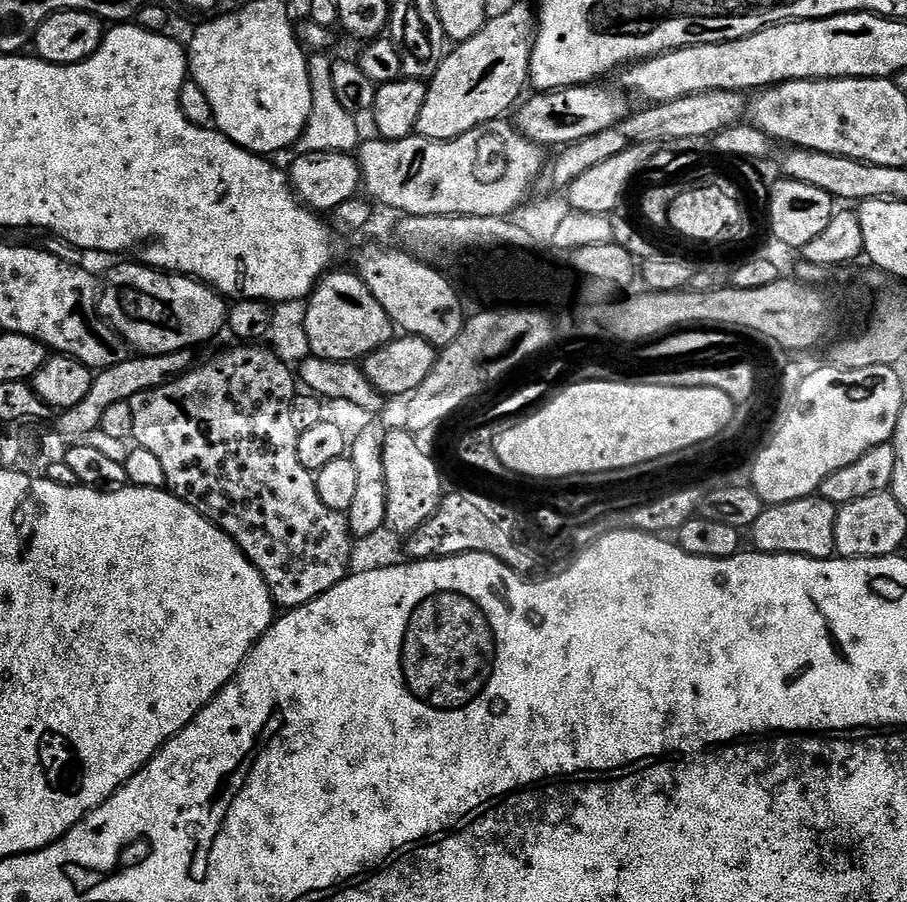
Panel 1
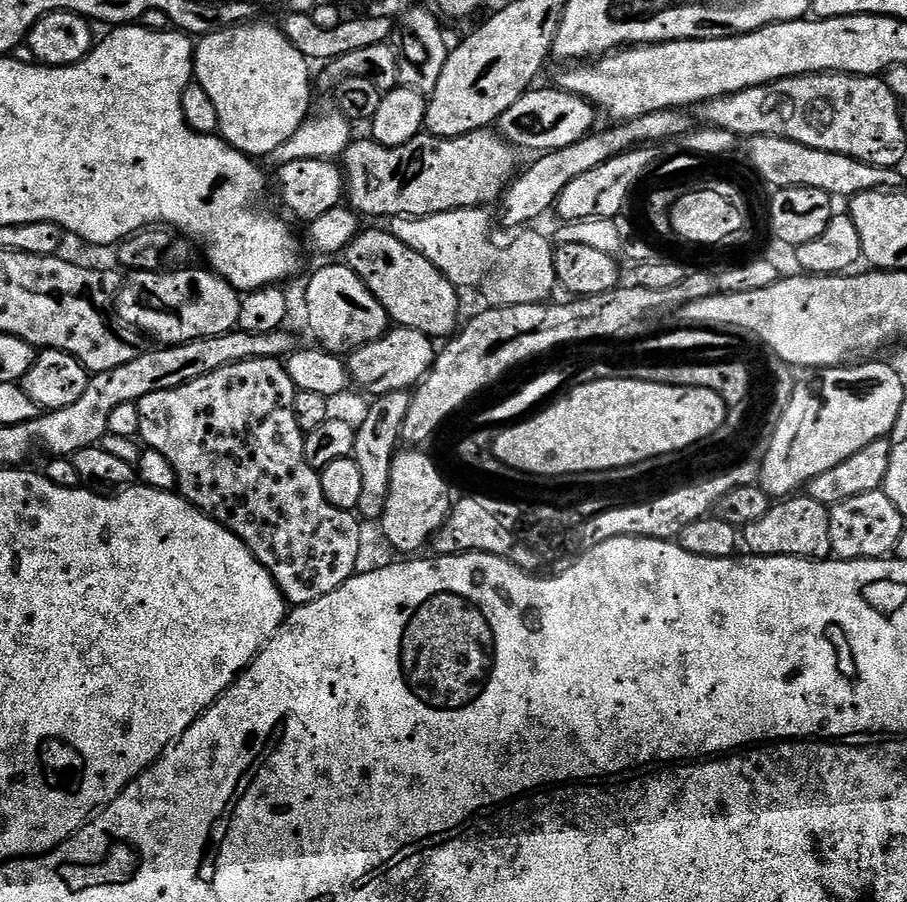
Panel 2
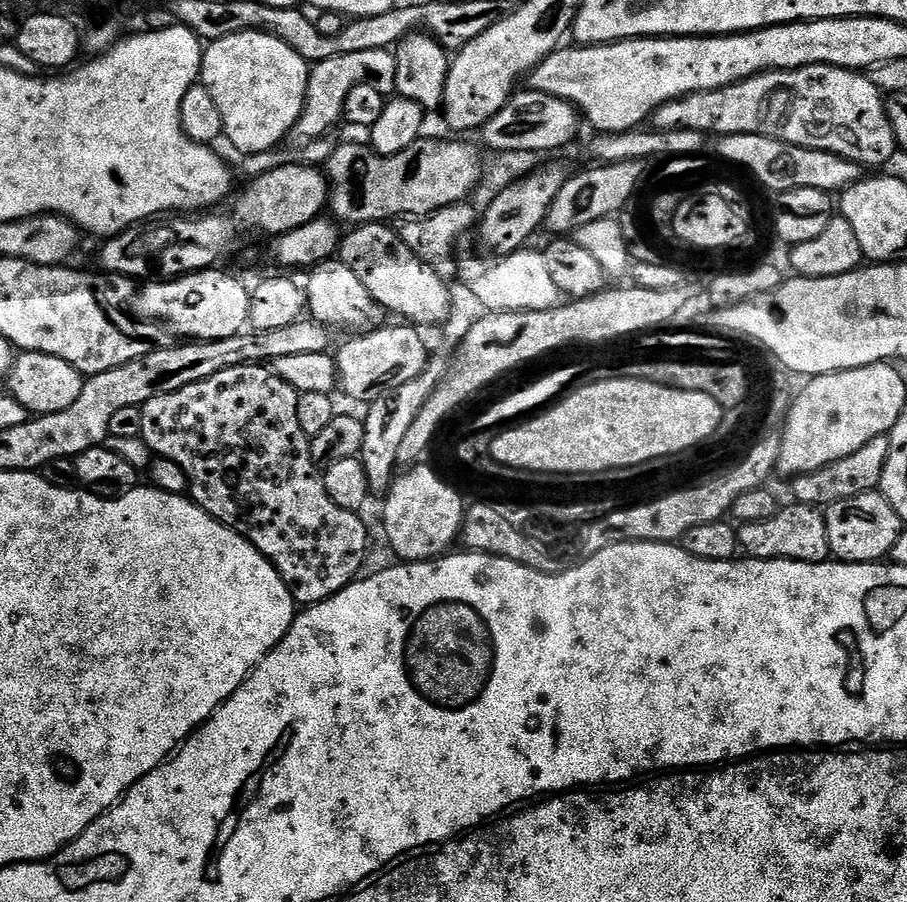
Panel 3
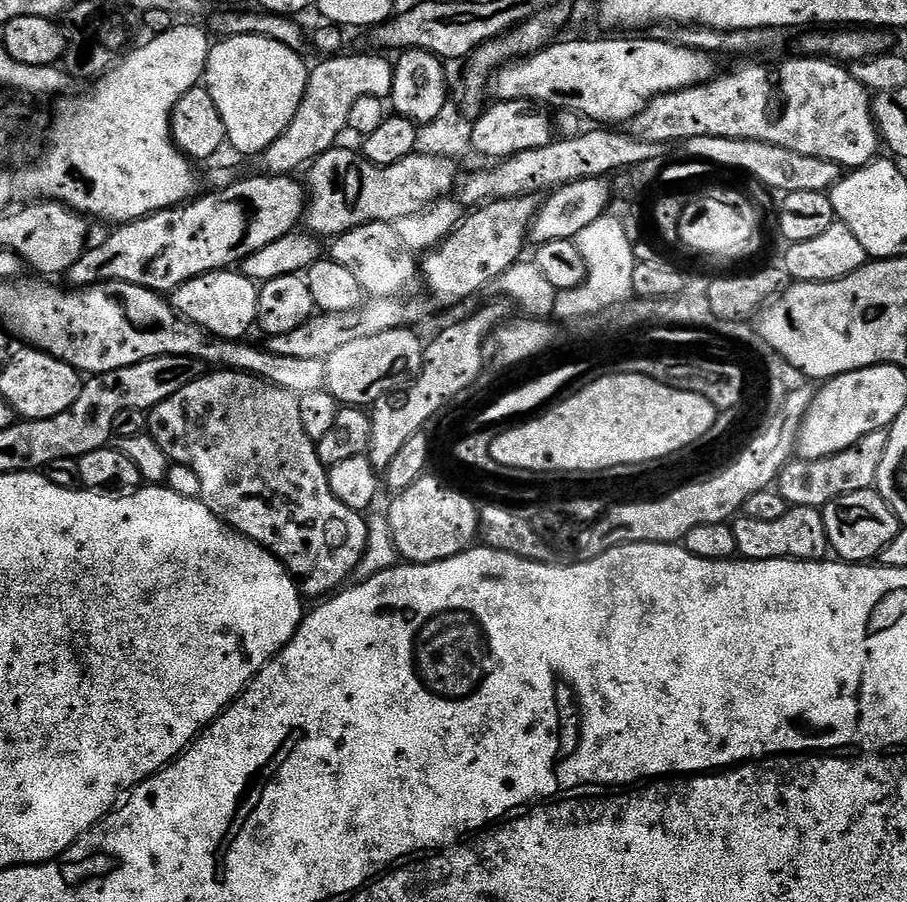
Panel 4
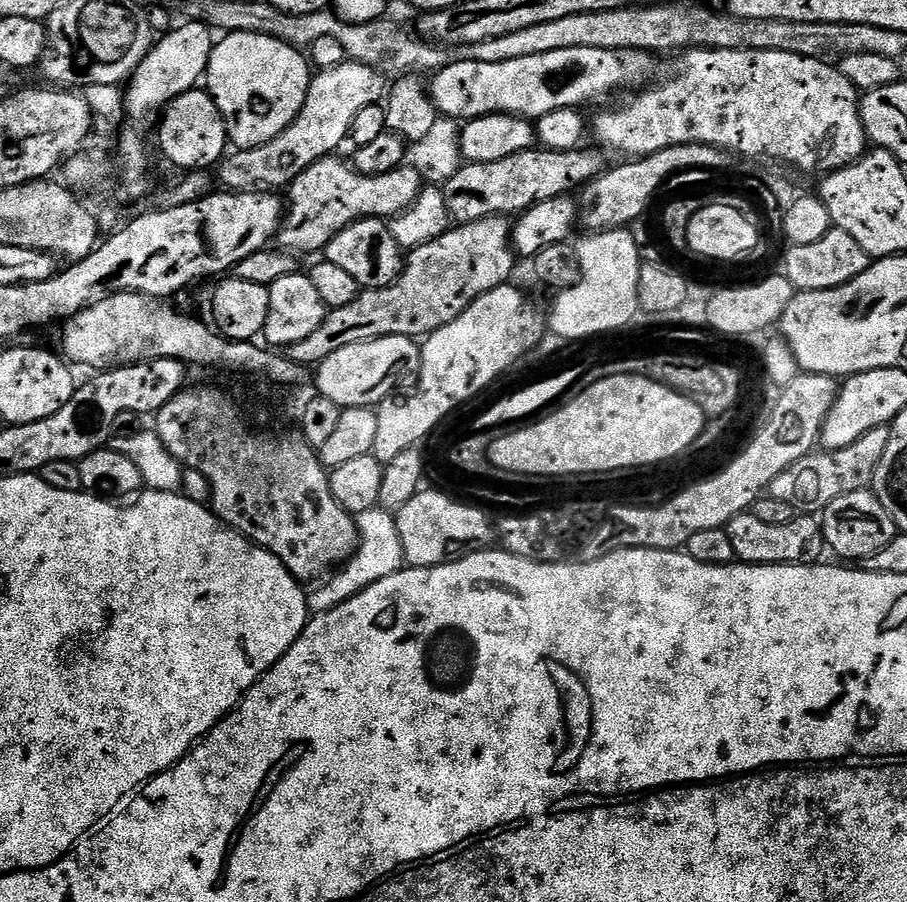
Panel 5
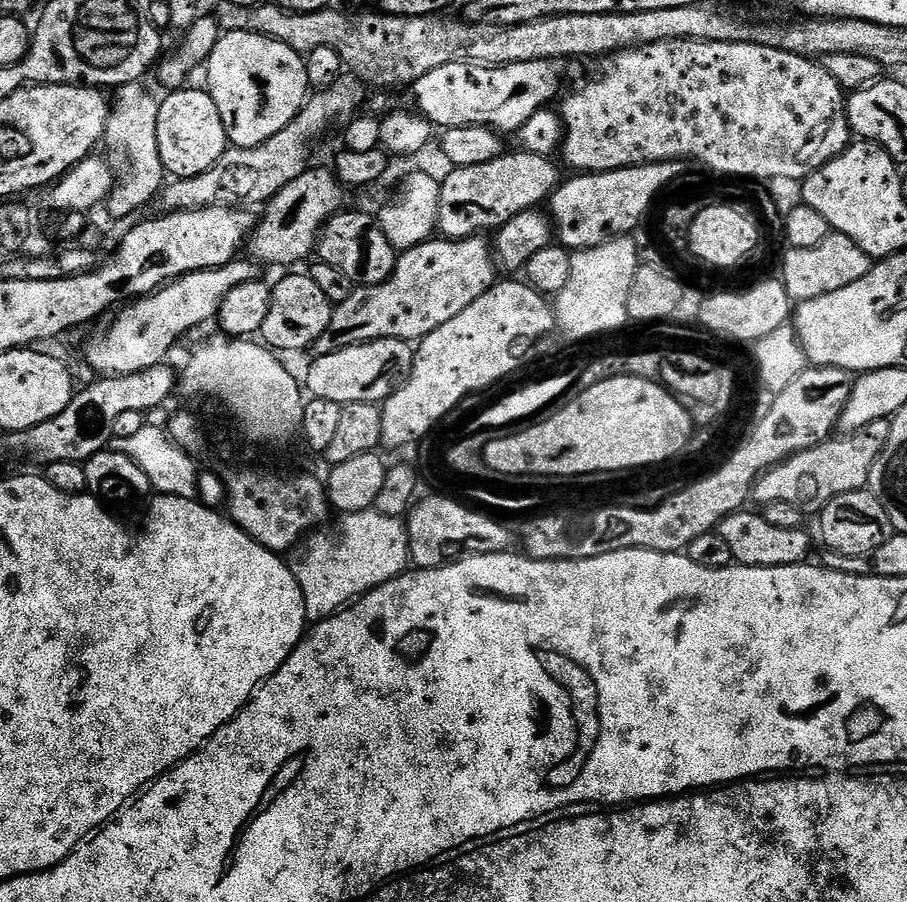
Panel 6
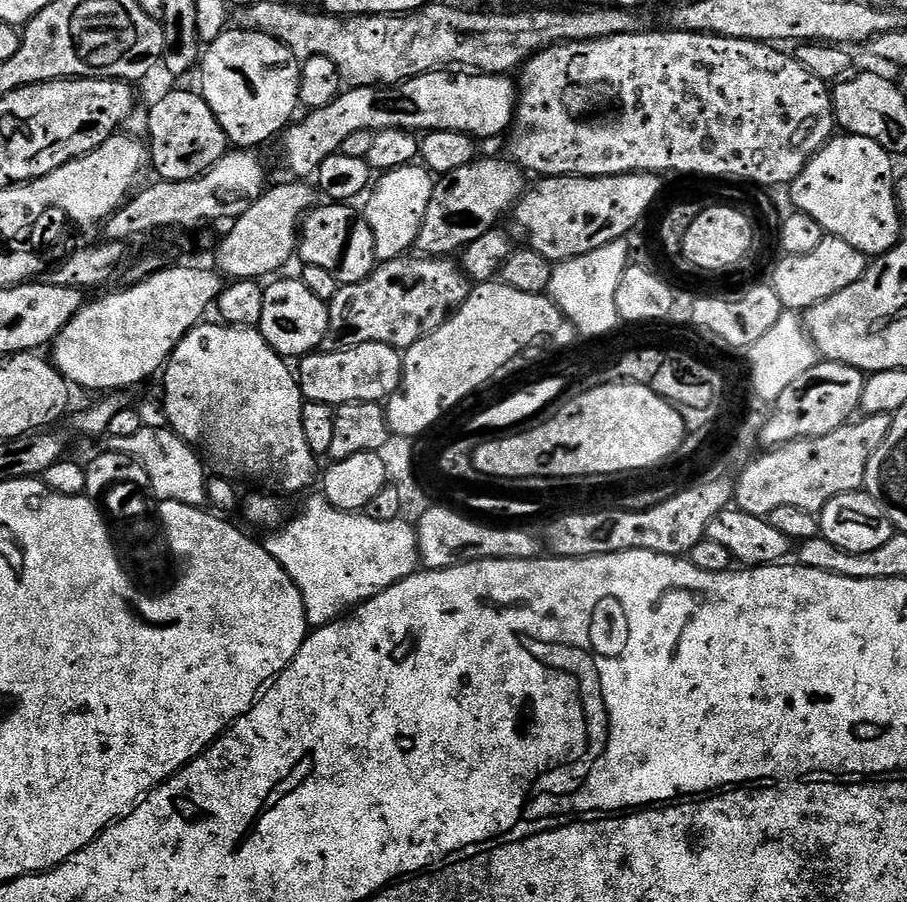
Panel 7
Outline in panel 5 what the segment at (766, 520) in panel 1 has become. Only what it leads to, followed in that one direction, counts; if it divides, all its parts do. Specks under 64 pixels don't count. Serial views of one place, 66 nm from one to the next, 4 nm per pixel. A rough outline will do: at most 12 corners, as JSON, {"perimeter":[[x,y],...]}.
{"perimeter":[[757,516],[726,525],[736,560],[798,564],[826,548],[821,521]]}

